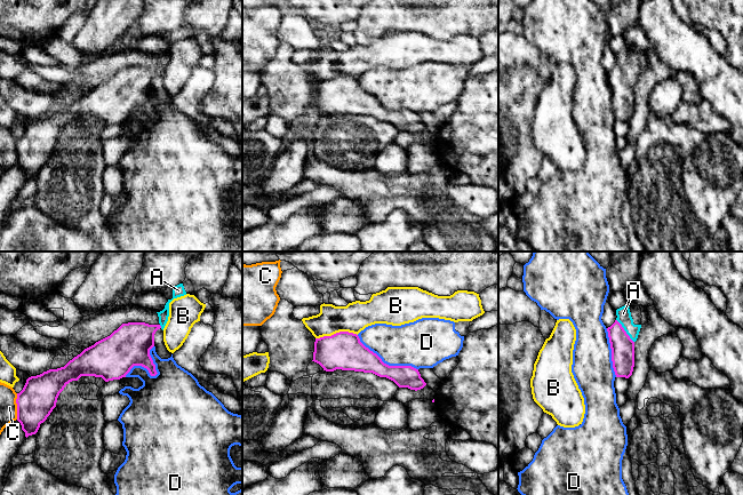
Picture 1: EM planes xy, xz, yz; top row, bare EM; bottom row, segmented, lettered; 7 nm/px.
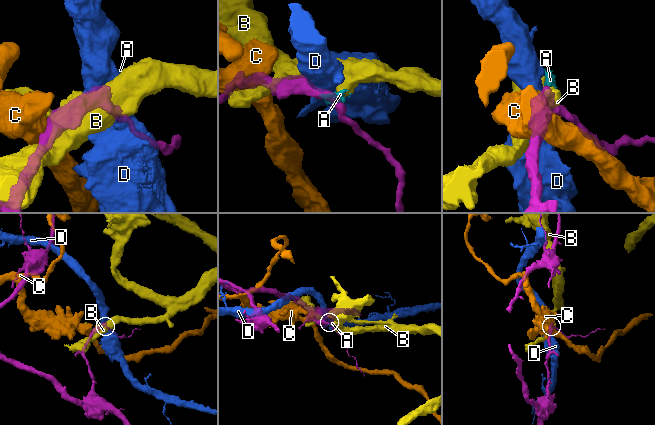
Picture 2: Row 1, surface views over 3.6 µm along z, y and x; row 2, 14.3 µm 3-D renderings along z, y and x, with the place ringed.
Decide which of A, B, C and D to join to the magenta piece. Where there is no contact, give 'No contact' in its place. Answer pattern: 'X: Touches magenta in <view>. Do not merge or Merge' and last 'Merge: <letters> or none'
A: Touches magenta in yz. Merge
B: Touches magenta in xz. Do not merge
C: Touches magenta in xy. Do not merge
D: Touches magenta in xz. Do not merge
Merge: A

